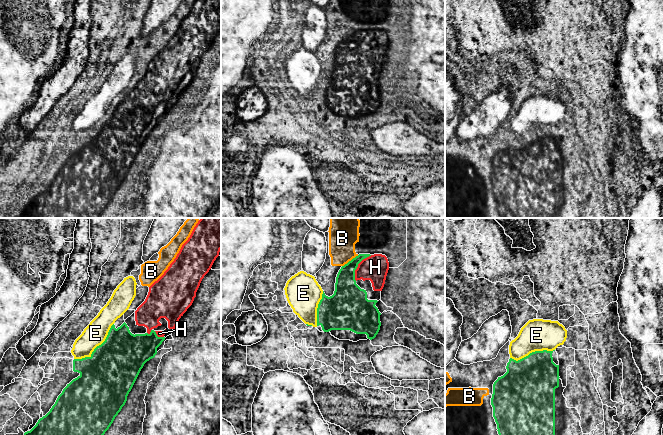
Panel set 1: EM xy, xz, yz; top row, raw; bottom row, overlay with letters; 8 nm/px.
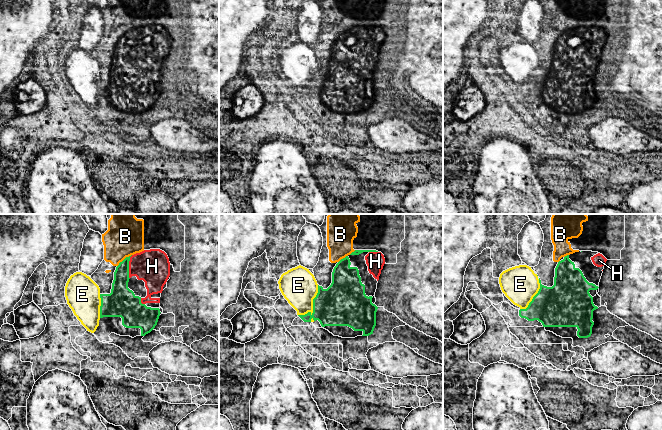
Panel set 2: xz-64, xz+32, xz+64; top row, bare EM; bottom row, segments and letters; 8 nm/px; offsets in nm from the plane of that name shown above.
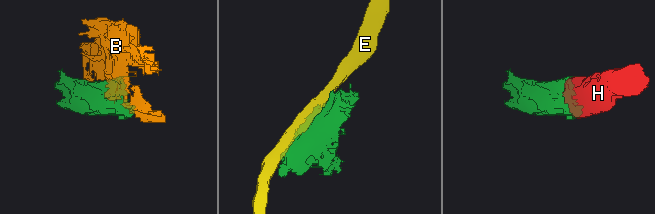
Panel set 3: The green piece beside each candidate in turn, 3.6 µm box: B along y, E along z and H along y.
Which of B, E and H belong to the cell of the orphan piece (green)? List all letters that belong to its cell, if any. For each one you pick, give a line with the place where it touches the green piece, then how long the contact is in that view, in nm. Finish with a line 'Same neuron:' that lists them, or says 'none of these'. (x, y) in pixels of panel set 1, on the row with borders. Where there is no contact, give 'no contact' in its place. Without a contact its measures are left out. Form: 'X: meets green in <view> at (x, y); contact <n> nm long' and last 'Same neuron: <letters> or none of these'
H: meets green in xz at (357, 266); contact 240 nm long
Same neuron: H

